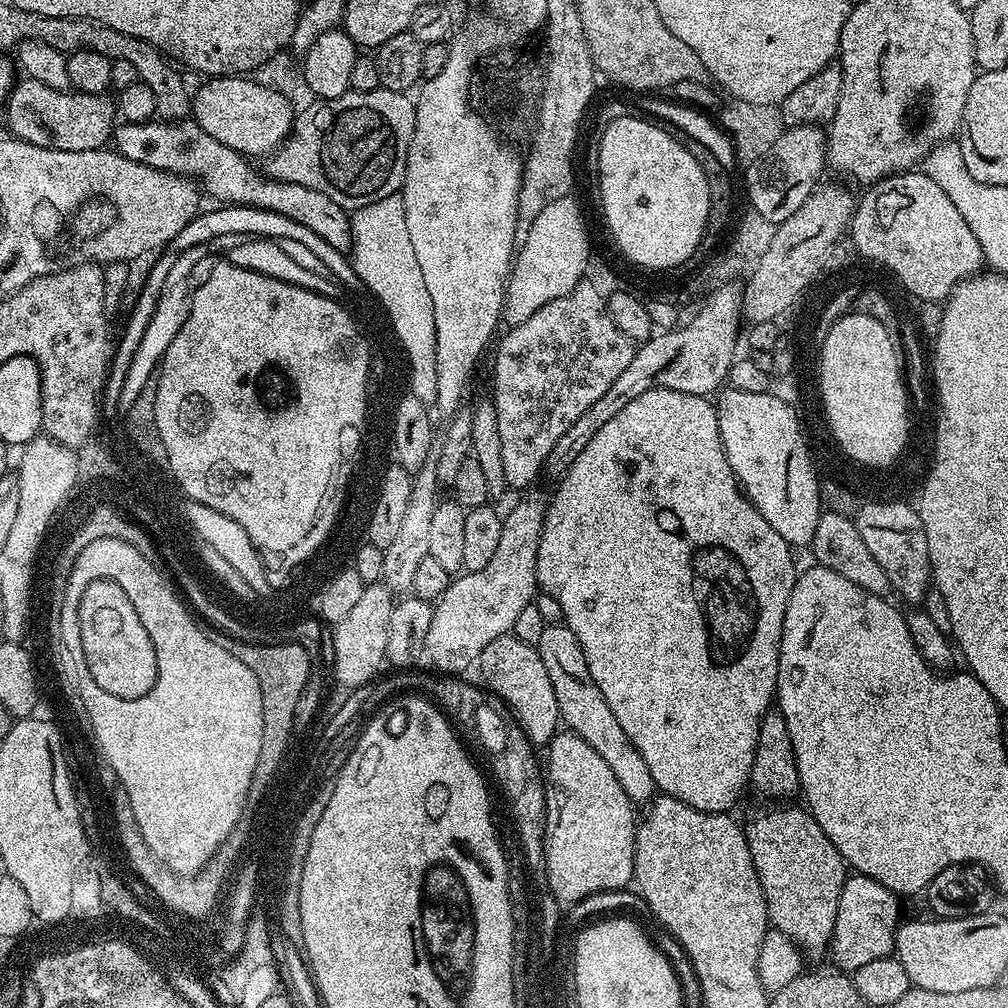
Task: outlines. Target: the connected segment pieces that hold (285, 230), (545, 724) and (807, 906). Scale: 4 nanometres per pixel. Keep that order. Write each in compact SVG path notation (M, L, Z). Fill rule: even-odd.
M225 205L216 208L212 212L213 230L206 238L208 244L230 234L242 234L240 236L275 240L291 238L309 248L310 252L313 252L314 256L318 257L325 264L329 275L349 293L350 291L362 292L365 289L364 283L356 272L356 268L351 264L351 259L345 253L340 252L336 247L326 242L324 238L315 234L314 230L308 226L303 226L300 222L295 222L295 220L285 215L275 214L274 211L267 211L265 208L250 207L248 205Z
M511 634L494 638L486 650L482 650L478 669L484 680L508 703L511 719L535 746L546 746L561 731L562 721L558 710L558 698L554 698L554 686L550 686L550 674L542 662L539 651L533 645Z
M799 807L762 809L749 824L746 824L746 835L750 846L750 858L754 862L766 898L769 925L775 931L786 934L805 953L813 952L814 955L820 956L829 951L832 942L840 895L846 879L846 865L834 842L826 838L822 826L818 826L807 807Z

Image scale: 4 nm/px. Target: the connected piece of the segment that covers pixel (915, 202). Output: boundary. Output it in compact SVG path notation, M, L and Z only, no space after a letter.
M909 170L899 173L895 176L887 176L885 180L878 180L875 184L867 189L868 192L863 197L859 197L856 211L852 213L850 221L850 237L852 236L852 244L865 256L868 260L873 260L876 264L881 264L884 268L889 268L894 275L900 279L900 284L912 296L917 296L917 301L947 301L956 285L968 277L977 275L985 267L986 261L982 252L982 246L978 244L978 238L974 236L974 230L970 230L970 226L966 226L966 218L962 218L962 214L958 214L958 206L954 206L954 202L950 202L950 198L946 198L945 192L939 188L922 170Z

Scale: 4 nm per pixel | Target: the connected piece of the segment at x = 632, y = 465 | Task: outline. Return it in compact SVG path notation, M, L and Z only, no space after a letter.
M655 388L654 390L646 390L646 394L638 394L638 398L634 398L634 402L626 402L625 408L620 413L614 414L614 418L610 418L606 422L606 426L602 426L602 430L598 430L598 434L594 434L594 438L590 438L586 450L582 450L578 454L578 458L574 458L574 462L568 467L568 471L559 477L557 484L560 485L557 486L552 500L550 496L550 501L546 506L544 529L542 530L542 538L538 542L537 585L543 591L545 588L556 599L556 604L560 607L561 614L564 615L561 616L563 623L567 624L570 630L574 630L574 638L578 638L578 642L582 642L582 654L586 654L586 666L590 670L590 678L594 678L594 682L598 682L598 690L602 690L602 698L606 698L610 710L614 710L614 718L618 718L622 730L626 730L626 738L630 738L630 742L634 742L634 746L642 754L643 760L646 761L646 766L650 766L650 778L654 778L657 789L665 796L673 796L686 802L686 806L694 806L694 810L702 810L703 812L728 812L732 810L736 804L736 799L743 794L744 787L746 789L749 787L760 723L774 704L782 622L786 618L786 606L790 602L790 594L796 585L798 567L796 568L795 562L792 561L793 549L784 541L782 534L778 534L778 530L774 530L774 526L770 526L770 522L766 522L766 518L762 518L762 514L744 495L739 480L732 473L732 467L726 458L724 443L720 437L715 403L706 396L682 394L678 390L666 390L665 388Z

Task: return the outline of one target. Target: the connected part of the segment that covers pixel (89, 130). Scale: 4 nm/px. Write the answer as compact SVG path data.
M29 78L22 79L17 83L8 95L4 108L4 120L8 123L7 131L17 140L25 140L28 144L53 148L54 150L94 150L105 147L113 139L114 125L118 120L116 105L107 95L92 96L89 92L78 92L75 90L64 91L62 89L51 89L42 82Z

